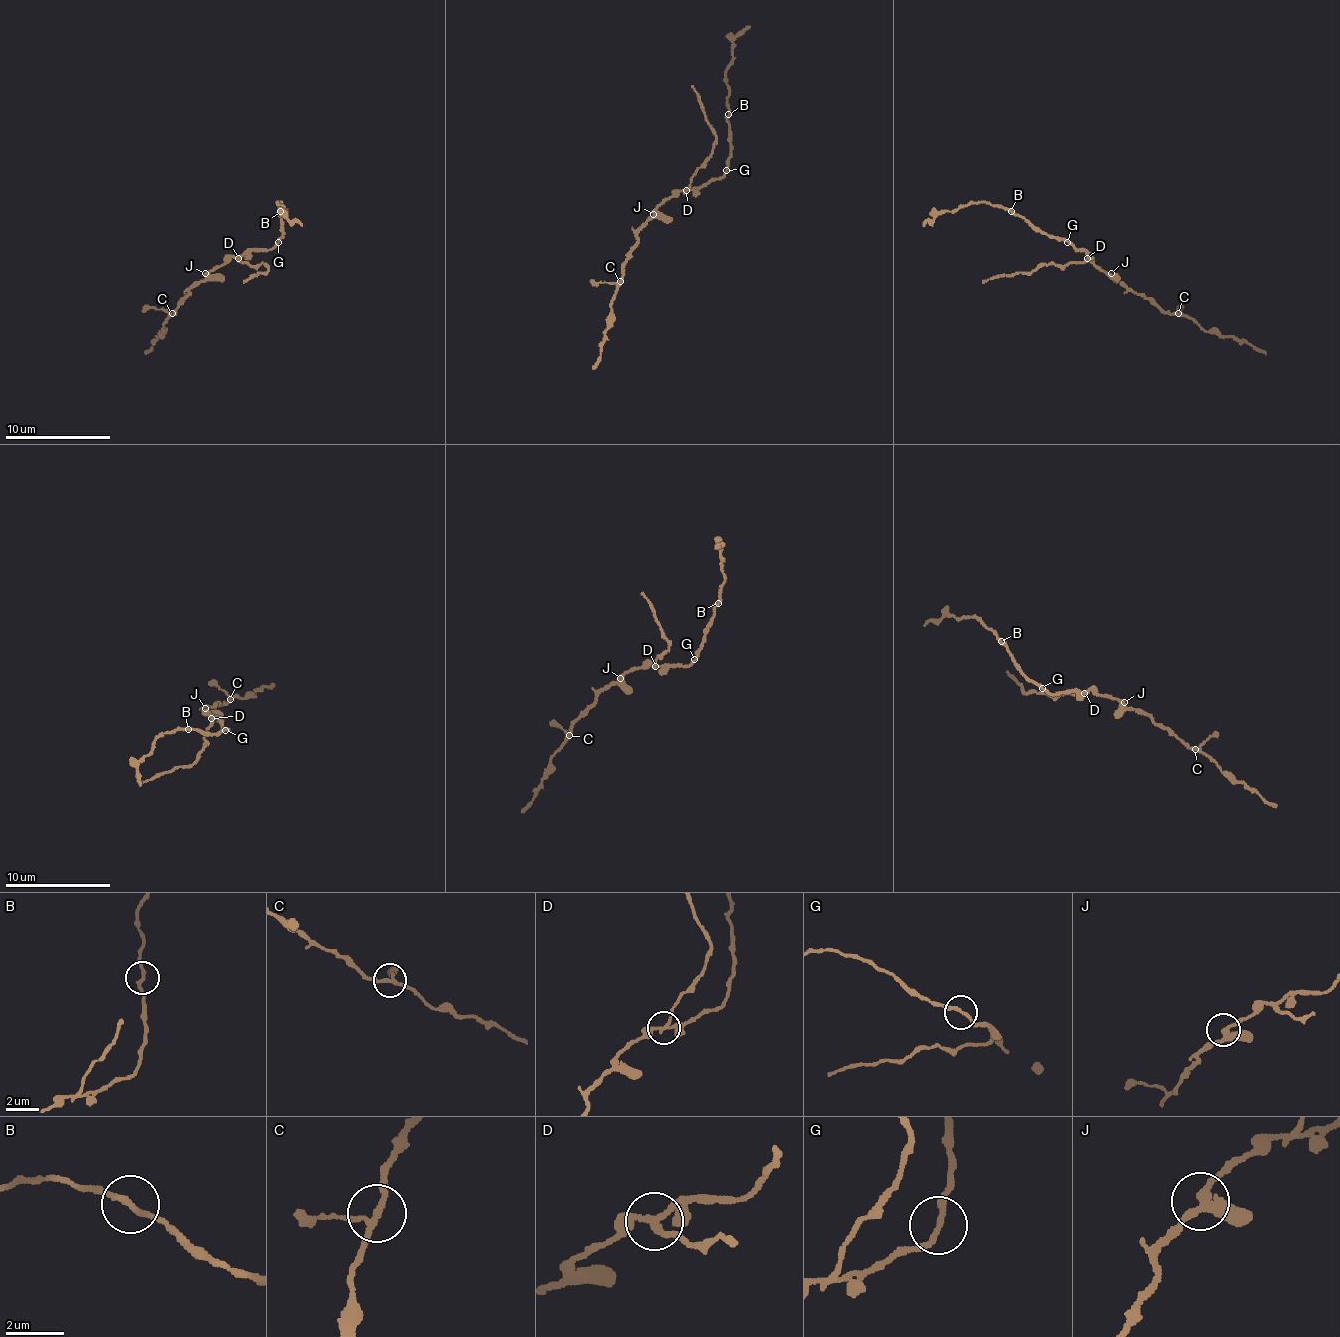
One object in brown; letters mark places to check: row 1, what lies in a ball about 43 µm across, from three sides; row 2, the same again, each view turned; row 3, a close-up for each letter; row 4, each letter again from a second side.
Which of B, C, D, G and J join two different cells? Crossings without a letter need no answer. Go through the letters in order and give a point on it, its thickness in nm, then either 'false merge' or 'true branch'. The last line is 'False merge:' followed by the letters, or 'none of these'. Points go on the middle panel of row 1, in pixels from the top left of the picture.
B: (728, 114) | 200 nm | false merge
C: (620, 281) | 180 nm | true branch
D: (686, 190) | 200 nm | false merge
G: (726, 170) | 200 nm | true branch
J: (653, 214) | 280 nm | true branch
False merge: B, D

